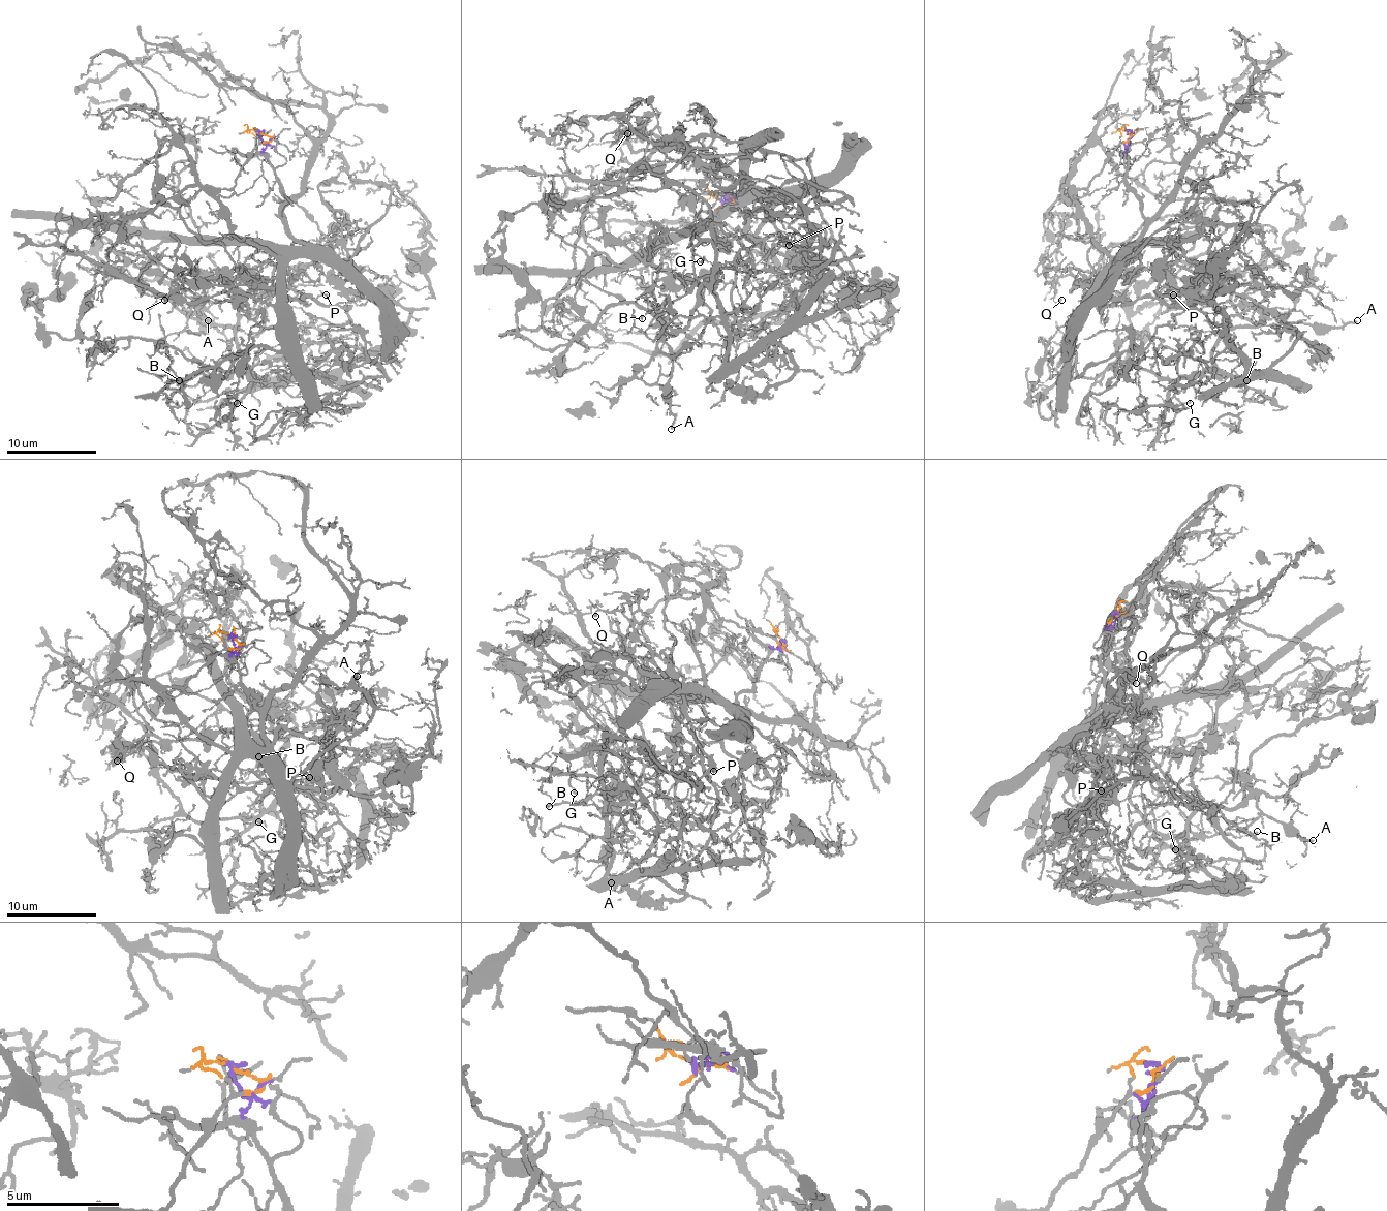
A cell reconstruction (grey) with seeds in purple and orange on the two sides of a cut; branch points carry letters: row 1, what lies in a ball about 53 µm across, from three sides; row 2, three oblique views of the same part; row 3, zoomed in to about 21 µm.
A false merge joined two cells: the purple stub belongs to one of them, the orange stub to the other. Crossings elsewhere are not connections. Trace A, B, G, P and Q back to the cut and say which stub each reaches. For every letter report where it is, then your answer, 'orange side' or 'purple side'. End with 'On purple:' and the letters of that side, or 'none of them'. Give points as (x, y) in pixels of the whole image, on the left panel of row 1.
A: place (208, 320); orange side
B: place (179, 380); orange side
G: place (237, 403); orange side
P: place (326, 295); orange side
Q: place (164, 300); purple side
On purple: Q

